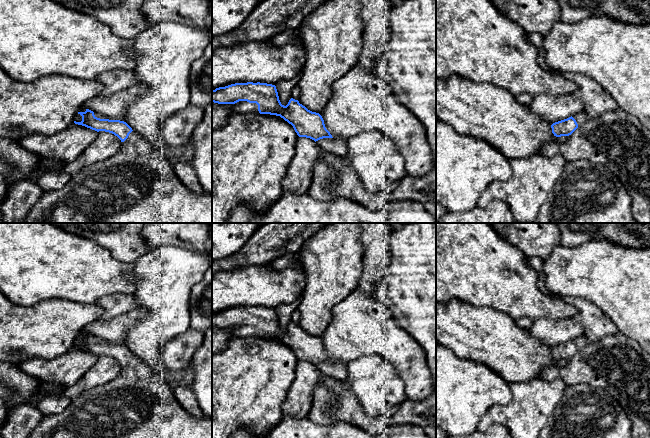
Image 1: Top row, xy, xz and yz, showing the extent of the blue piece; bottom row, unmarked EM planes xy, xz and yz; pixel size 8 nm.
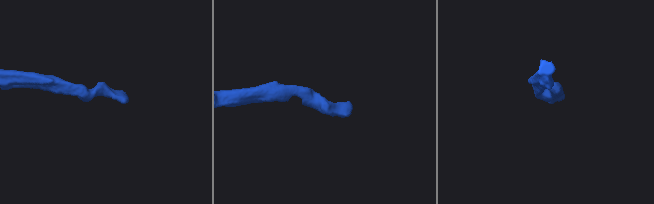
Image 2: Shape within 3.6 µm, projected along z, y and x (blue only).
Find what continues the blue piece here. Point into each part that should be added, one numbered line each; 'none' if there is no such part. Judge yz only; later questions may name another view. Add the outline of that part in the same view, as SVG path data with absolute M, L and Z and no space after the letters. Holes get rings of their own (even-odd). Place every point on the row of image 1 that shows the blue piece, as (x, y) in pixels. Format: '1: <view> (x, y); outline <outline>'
1: yz (581, 118); outline M584 111L579 112L579 113L575 114L575 115L573 115L572 117L576 120L576 122L578 124L578 127L585 124L587 122L587 120L588 120L587 115L586 115L586 113Z

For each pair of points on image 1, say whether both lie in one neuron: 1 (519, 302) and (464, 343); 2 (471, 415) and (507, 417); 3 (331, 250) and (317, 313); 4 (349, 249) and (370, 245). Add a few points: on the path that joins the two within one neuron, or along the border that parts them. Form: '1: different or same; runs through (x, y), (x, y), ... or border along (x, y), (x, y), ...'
1: different; border along (481, 306), (489, 306), (503, 311), (514, 320)
2: different; border along (504, 405), (493, 405), (481, 418), (477, 427)
3: same; runs through (331, 266), (331, 275), (319, 297)
4: different; border along (359, 233), (359, 241), (362, 246), (362, 271)

